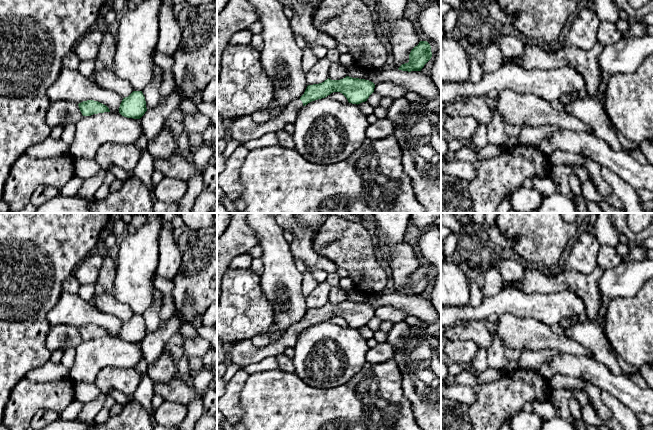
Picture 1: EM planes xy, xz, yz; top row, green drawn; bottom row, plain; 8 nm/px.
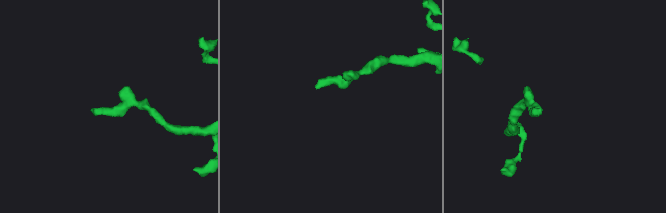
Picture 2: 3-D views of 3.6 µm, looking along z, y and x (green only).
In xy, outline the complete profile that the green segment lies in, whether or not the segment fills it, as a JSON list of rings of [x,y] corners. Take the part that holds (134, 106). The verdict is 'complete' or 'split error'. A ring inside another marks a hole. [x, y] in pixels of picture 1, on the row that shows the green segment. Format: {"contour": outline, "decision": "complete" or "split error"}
{"contour": [[[133,91],[128,97],[123,98],[119,107],[122,116],[133,119],[140,119],[146,111],[146,101],[142,91]]], "decision": "complete"}

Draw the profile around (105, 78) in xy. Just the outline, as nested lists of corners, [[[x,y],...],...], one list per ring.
[[[106,68],[95,70],[95,82],[100,88],[111,90],[123,98],[128,97],[134,91],[129,82]]]

